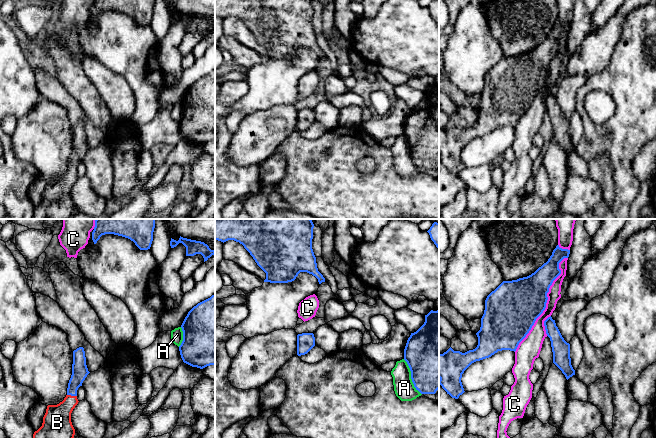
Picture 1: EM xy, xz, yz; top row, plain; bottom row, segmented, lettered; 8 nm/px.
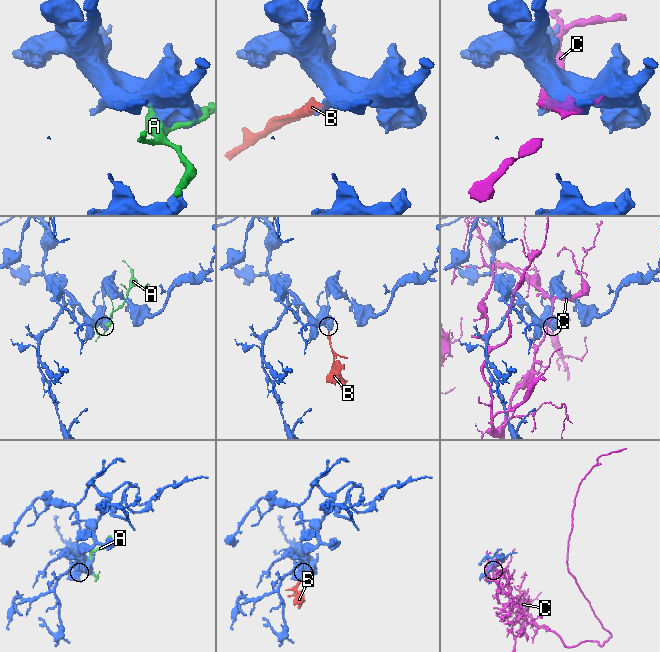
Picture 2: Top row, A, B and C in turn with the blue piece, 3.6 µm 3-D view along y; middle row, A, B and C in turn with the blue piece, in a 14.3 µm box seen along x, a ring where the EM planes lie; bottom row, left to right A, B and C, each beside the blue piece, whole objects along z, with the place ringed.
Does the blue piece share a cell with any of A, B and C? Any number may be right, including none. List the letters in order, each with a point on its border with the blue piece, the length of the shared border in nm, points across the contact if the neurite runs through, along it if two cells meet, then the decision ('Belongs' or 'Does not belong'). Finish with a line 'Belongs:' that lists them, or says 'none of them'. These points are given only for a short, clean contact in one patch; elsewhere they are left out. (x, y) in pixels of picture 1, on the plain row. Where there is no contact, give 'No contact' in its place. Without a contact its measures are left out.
A: Touches blue at xz (411, 153). Shared border 320 nm. Does not belong
B: Touches blue at xy (72, 171). Shared border 80 nm. Path across: xy (80, 147), (73, 161), (72, 171), (57, 198). Belongs
C: Touches blue at yz (546, 78). Shared border 850 nm. Does not belong
Belongs: B

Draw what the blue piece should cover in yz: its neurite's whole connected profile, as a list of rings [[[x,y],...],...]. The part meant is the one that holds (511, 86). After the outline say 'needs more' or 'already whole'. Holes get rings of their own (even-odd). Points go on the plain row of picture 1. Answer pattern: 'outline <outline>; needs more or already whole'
outline [[[559,21],[553,26],[546,39],[527,53],[503,57],[485,76],[485,86],[481,94],[480,106],[476,109],[478,121],[465,129],[451,123],[439,130],[439,160],[452,174],[458,175],[465,167],[461,158],[462,150],[474,138],[491,133],[498,127],[516,127],[519,119],[531,106],[536,95],[543,89],[548,76],[547,69],[553,57],[561,50],[559,39],[568,34],[570,26]]]; already whole

